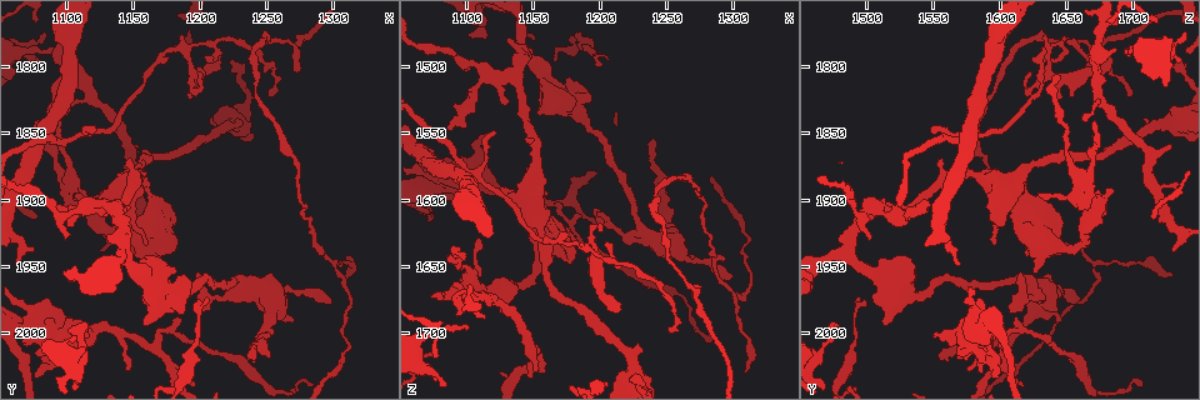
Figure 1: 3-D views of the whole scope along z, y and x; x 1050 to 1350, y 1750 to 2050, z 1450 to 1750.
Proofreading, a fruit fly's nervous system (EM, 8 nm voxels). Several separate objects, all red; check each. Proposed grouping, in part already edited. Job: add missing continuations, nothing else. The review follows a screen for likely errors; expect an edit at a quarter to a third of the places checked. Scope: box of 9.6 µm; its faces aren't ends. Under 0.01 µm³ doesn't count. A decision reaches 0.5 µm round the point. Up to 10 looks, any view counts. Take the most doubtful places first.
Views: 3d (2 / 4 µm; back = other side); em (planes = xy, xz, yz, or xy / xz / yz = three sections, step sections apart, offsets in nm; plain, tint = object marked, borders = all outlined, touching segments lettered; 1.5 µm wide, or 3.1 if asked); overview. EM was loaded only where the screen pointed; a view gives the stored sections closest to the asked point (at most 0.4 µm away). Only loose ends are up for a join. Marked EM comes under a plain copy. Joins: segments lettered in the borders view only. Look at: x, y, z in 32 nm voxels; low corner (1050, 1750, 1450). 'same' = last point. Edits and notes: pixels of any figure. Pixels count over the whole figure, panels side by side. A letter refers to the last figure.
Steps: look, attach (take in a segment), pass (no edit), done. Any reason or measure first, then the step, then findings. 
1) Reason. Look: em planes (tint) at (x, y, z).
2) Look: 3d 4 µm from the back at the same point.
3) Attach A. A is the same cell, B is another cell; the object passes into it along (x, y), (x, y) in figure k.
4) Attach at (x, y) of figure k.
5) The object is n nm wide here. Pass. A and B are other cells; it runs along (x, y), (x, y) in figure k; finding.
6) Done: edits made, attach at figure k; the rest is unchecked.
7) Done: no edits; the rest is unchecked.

Free end. Look: em planes (borders) at (1214, 1794, 1680).

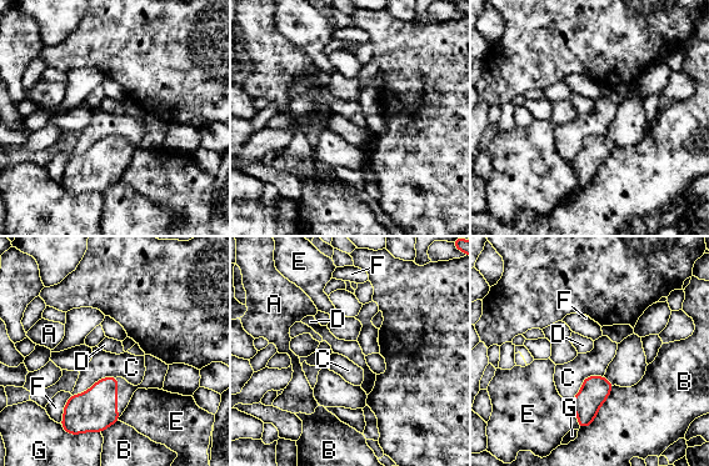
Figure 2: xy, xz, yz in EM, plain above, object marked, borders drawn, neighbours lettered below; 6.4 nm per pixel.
Pass. A, B, C, D, E, F and G are other cells; a border runs along (115, 376), (101, 377), (71, 395) in figure 2; no lettered segment goes on from it.

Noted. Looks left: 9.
Branch stops here. Look: 3d 4 µm at (1310, 1954, 1728).

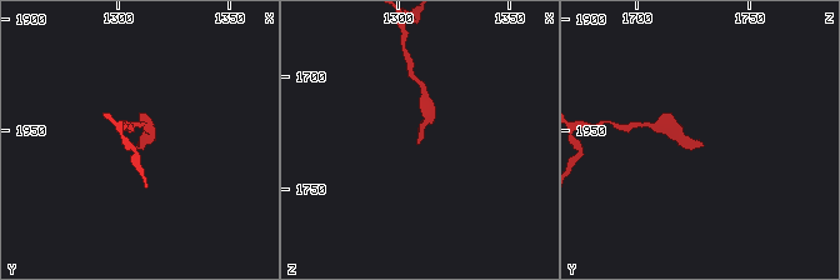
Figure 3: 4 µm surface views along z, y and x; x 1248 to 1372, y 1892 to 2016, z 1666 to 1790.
Now the EM. Look: em planes (borders) at (1308, 1956, 1730).

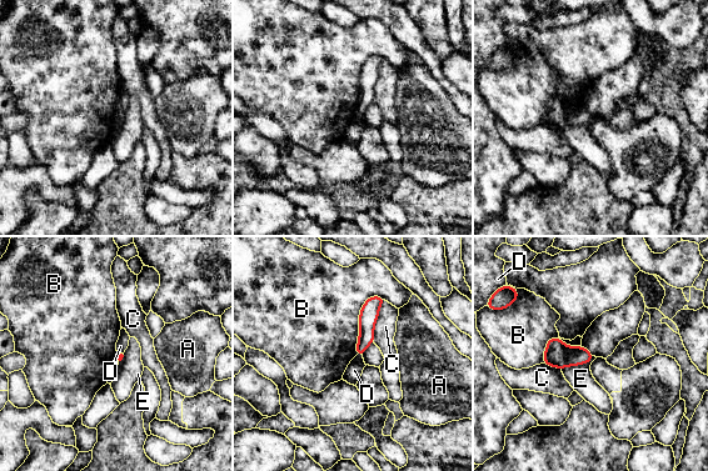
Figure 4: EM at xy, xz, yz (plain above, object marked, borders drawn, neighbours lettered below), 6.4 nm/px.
Pass. A, B, C, D and E are other cells; it runs along (378, 299), (370, 307), (359, 351) in figure 4; no lettered segment goes on from it.

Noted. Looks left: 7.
Branch stops here. Look: em planes (borders) at (1128, 1936, 1730).

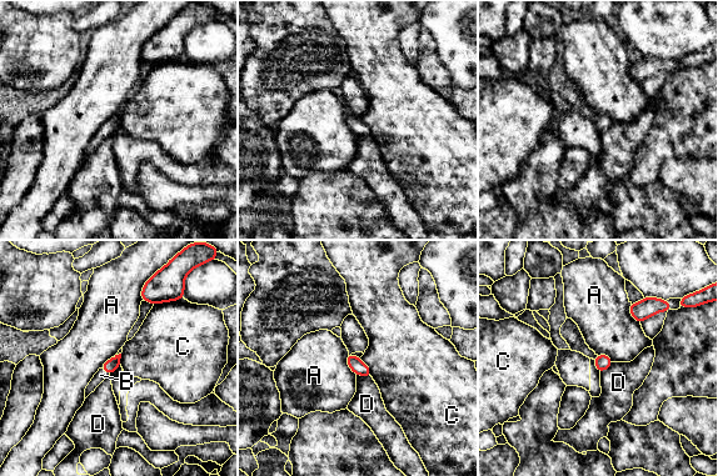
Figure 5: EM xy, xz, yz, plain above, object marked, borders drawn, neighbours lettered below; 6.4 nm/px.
Attach at (100, 375) of figure 5. B is the same cell, A, C and D are other cells; the object passes into it along (111, 364), (105, 371), (100, 375) in figure 5; the neuron continues.

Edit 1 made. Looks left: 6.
Redraw. Look: overview.

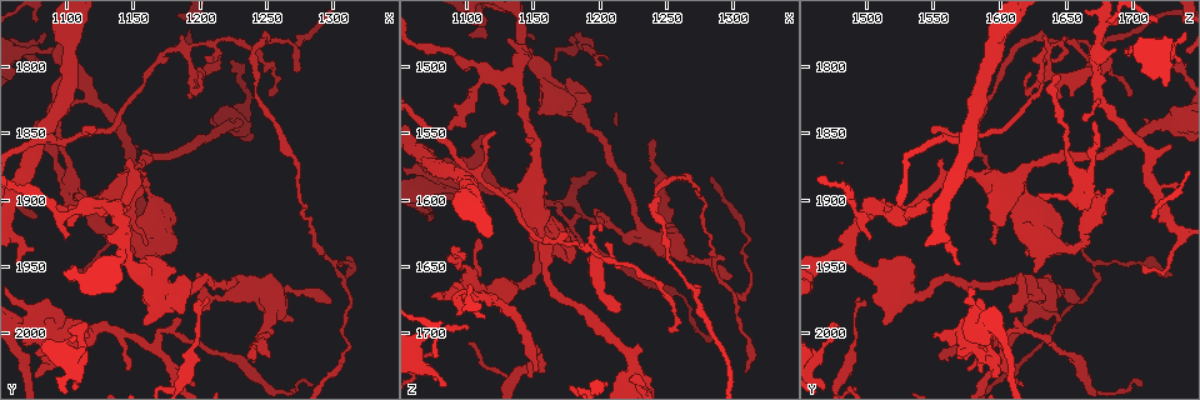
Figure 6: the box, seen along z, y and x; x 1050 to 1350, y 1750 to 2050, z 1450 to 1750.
Tapers out. Look: em planes (tint) at (1108, 1894, 1628).

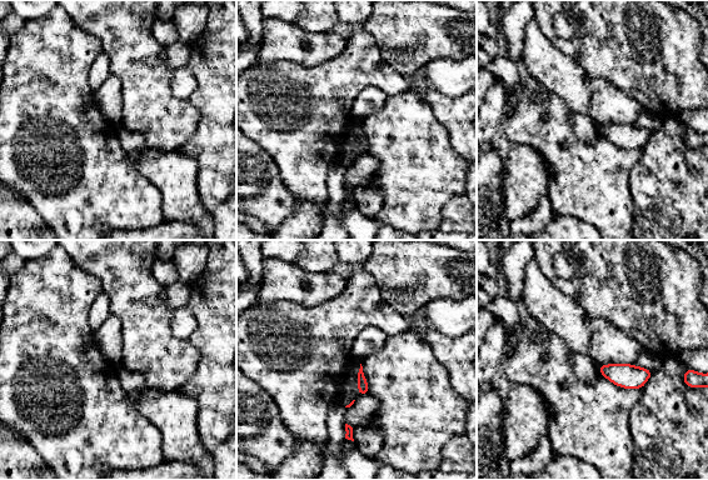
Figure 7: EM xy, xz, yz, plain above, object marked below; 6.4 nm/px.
What lies round it. Look: em planes (borders) at the same point.

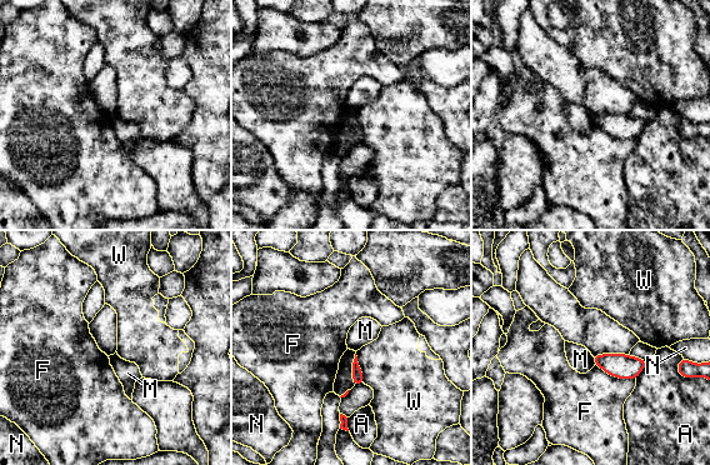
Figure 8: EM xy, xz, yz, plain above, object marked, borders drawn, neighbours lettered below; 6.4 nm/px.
The longest contact is with F, 280 nm. Pass. A, F, M, N and W are other cells; a border runs along (591, 356), (595, 363) in figure 8; no lettered segment goes on from it.

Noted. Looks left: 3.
Done: edits made, attach at figure 5; the rest is unchecked.

